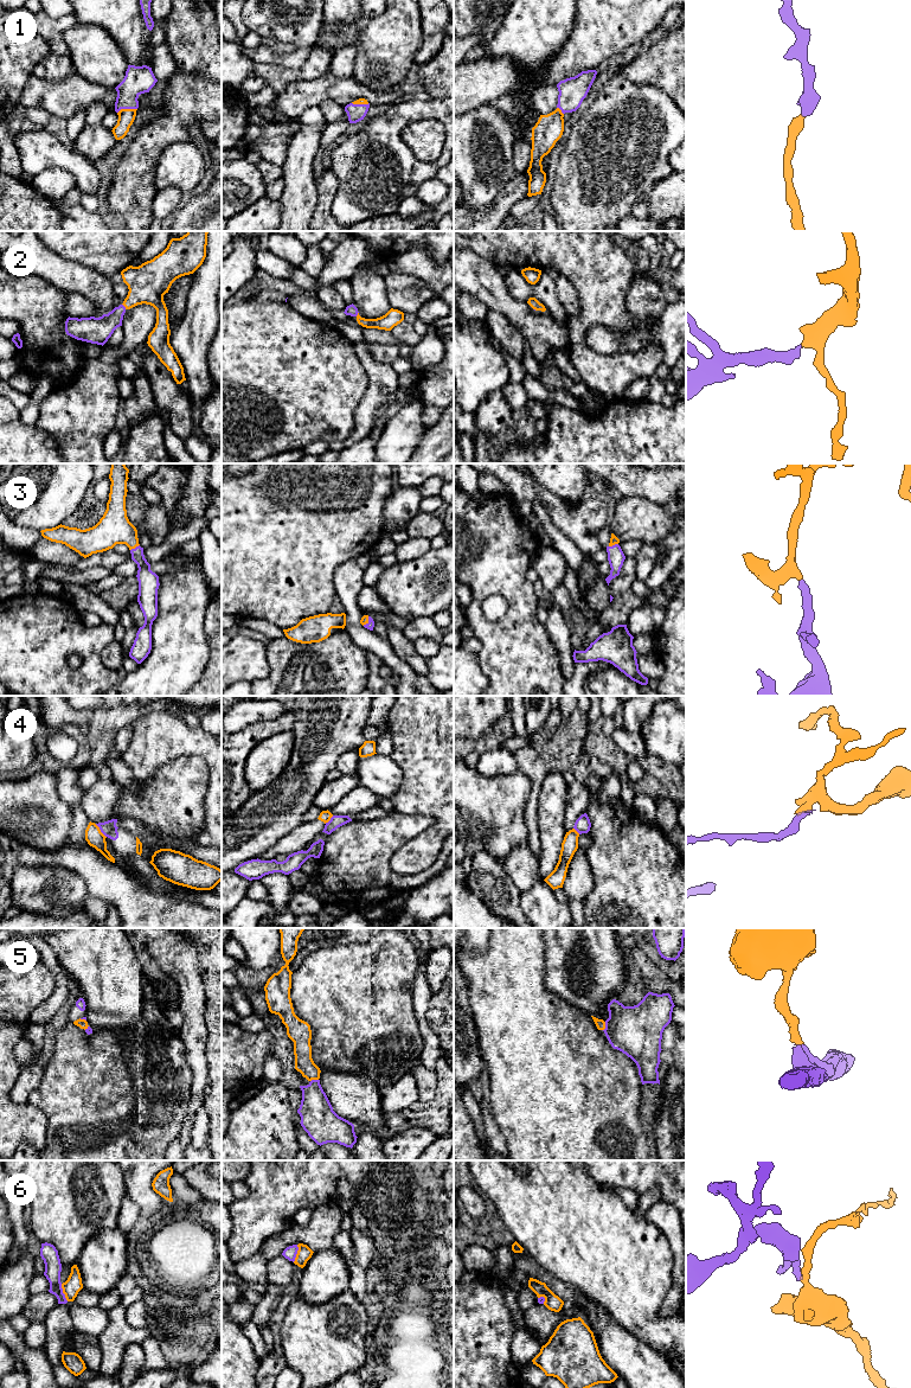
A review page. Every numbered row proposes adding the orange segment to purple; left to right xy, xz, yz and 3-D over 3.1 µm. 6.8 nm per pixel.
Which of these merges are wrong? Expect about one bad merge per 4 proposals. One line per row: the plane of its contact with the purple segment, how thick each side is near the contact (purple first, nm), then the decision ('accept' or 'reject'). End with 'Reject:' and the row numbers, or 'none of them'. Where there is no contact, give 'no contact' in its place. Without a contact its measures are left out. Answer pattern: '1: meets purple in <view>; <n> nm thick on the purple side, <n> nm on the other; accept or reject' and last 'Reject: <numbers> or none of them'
1: meets purple in xy; 190 nm thick on the purple side, 110 nm on the other; accept
2: meets purple in xy; 180 nm thick on the purple side, 260 nm on the other; accept
3: meets purple in xy; 140 nm thick on the purple side, 220 nm on the other; accept
4: meets purple in xy; 110 nm thick on the purple side, 120 nm on the other; accept
5: meets purple in yz; 340 nm thick on the purple side, 60 nm on the other; accept
6: meets purple in xy; 110 nm thick on the purple side, 120 nm on the other; reject
Reject: 6

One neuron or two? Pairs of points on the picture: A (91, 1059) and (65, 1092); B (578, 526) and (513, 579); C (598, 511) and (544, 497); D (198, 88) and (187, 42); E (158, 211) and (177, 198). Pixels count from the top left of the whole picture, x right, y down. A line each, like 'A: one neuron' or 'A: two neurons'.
A: one neuron
B: two neurons
C: one neuron
D: two neurons
E: one neuron

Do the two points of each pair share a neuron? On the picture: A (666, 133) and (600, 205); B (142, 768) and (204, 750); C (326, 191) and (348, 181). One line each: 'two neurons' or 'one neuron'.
A: one neuron
B: one neuron
C: two neurons

